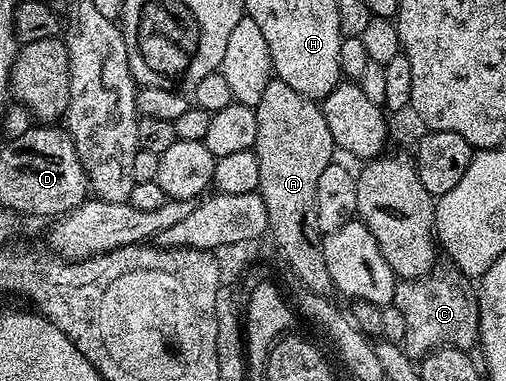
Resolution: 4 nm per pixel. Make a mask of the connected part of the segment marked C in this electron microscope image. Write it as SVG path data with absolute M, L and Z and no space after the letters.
M437 266L417 280L400 280L392 304L402 310L402 319L406 321L406 338L403 349L413 358L423 358L436 348L445 346L472 350L477 347L480 339L480 298L473 281L454 266Z

